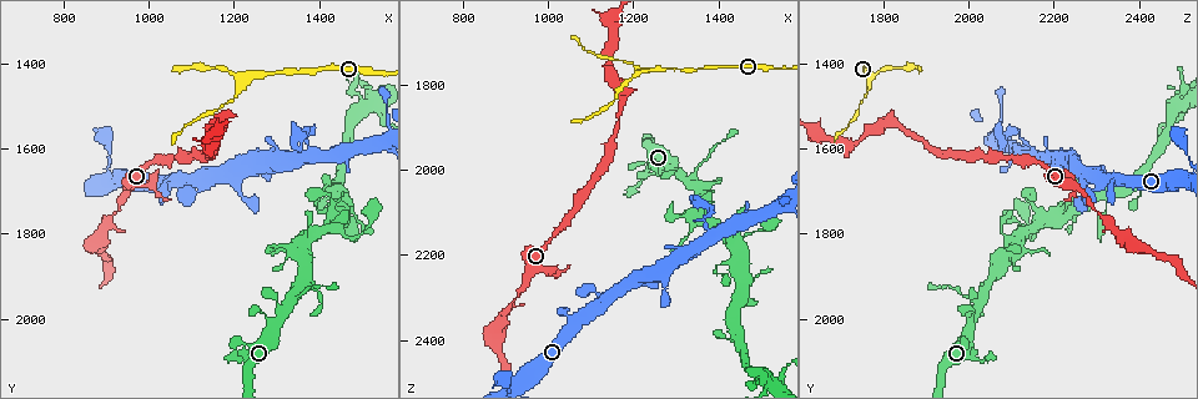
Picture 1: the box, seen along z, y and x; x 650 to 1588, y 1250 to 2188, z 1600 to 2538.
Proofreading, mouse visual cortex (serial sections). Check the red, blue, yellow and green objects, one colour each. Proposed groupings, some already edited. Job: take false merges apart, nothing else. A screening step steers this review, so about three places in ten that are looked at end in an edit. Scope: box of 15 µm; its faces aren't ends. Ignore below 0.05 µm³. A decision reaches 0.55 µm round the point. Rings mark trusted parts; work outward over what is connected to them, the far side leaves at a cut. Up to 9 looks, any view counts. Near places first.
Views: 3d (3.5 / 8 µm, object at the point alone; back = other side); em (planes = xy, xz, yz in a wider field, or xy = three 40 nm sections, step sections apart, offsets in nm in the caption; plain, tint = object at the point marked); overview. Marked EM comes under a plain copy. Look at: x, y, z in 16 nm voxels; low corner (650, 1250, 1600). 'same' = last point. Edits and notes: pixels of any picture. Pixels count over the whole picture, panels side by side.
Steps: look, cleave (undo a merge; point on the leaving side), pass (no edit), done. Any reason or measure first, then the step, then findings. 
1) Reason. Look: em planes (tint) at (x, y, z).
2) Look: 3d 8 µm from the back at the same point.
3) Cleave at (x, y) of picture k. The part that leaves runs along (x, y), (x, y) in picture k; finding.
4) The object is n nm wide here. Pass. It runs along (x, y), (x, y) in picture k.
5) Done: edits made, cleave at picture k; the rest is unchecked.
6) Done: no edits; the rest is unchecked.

Sharp bend. Look: 3d 3.5 µm at (1425, 1710, 2125).

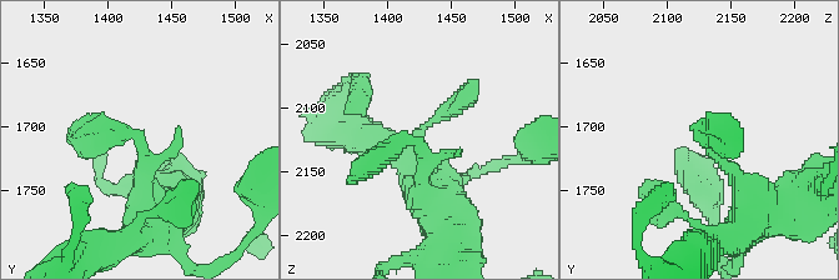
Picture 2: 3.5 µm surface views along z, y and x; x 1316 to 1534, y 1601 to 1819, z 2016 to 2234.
Shape alone is not enough. Look: em planes (tint) at (1422, 1708, 2128).

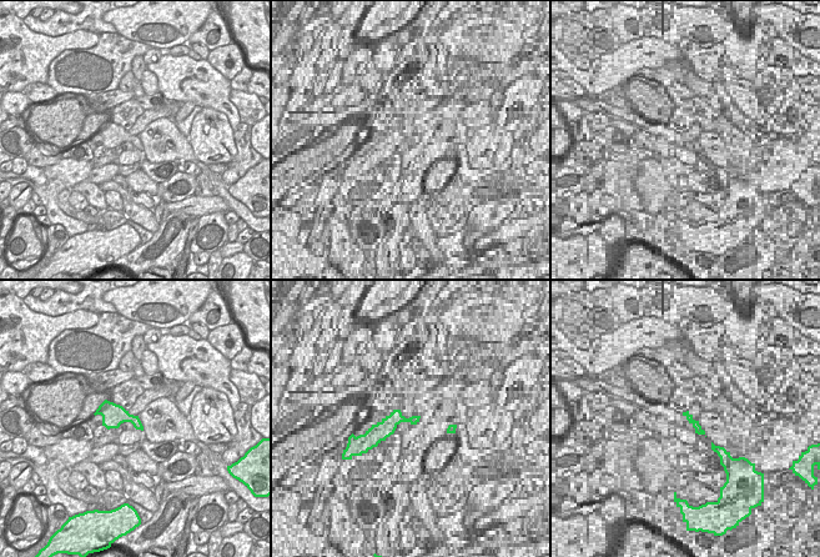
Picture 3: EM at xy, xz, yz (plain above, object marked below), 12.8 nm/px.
Pass. It runs along (155, 209), (132, 133), (71, 140) in picture 2; continuous, no second cell.

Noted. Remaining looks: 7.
Abrupt turn. Look: 3d 3.5 µm from the back at (1165, 1525, 1815).

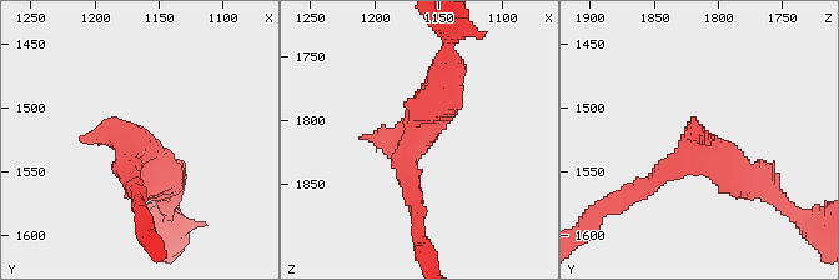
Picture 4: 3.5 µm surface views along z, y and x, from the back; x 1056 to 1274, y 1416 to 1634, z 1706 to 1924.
Need the tissue. Look: em planes (tint) at (1172, 1532, 1816).

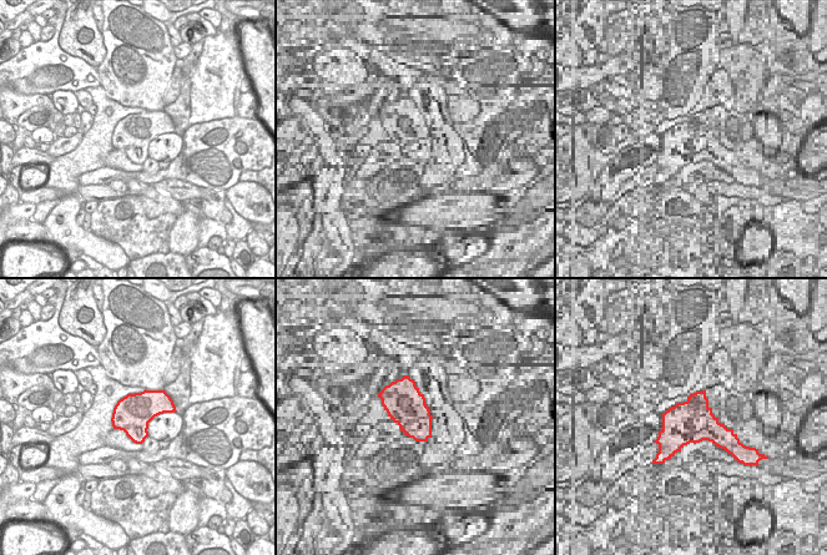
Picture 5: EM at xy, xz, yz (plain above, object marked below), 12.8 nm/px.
The object is 480 nm wide here. Pass. It runs along (416, 201), (405, 154), (442, 78) in picture 4; one cell here.

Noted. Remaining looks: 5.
Branch point. Look: 3d 3.5 µm at (1230, 1435, 1760).

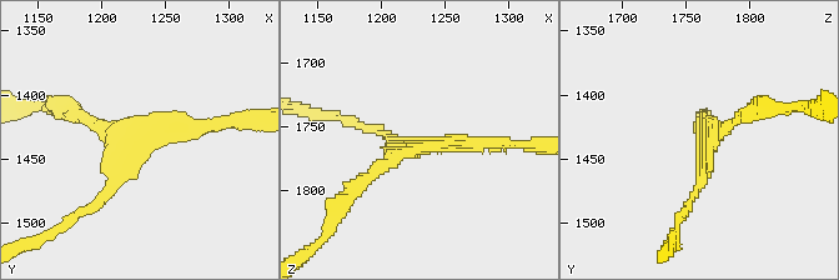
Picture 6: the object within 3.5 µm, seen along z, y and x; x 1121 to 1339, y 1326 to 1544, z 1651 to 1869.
3 arms meet here; the arms are 150, 150, 200 nm wide. Look: em xy step 2 (tint) at (1232, 1438, 1762).

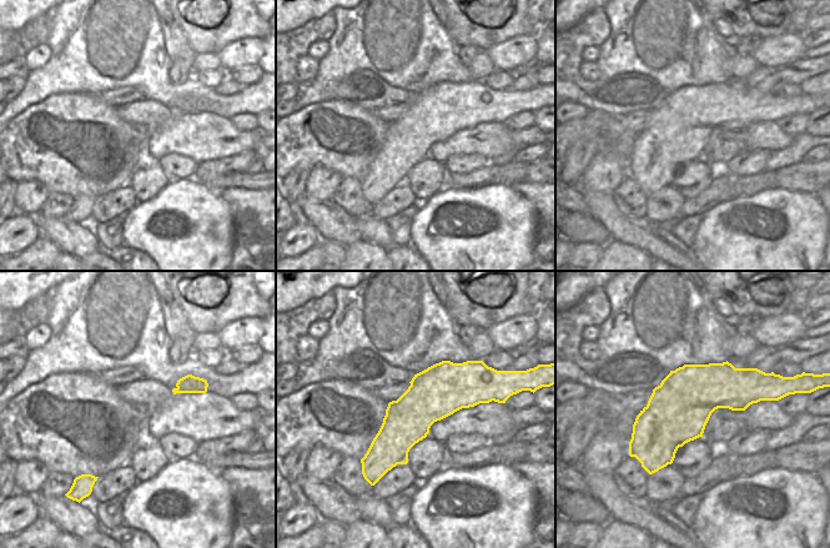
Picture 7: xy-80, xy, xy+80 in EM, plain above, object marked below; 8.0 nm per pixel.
Pass. It runs along (505, 144), (401, 150), (358, 186) in picture 6; continuous, no second cell.

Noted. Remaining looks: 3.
A narrow waist. Look: 3d 3.5 µm at (1220, 2100, 2025).

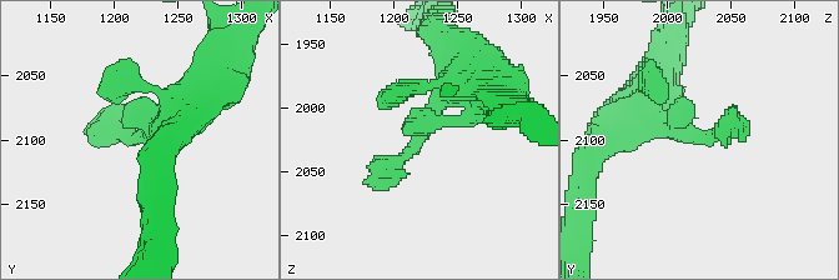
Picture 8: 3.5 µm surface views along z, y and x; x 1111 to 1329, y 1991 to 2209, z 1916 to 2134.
Now the EM. Look: em xy step 1 (tint) at (1220, 2098, 2024).

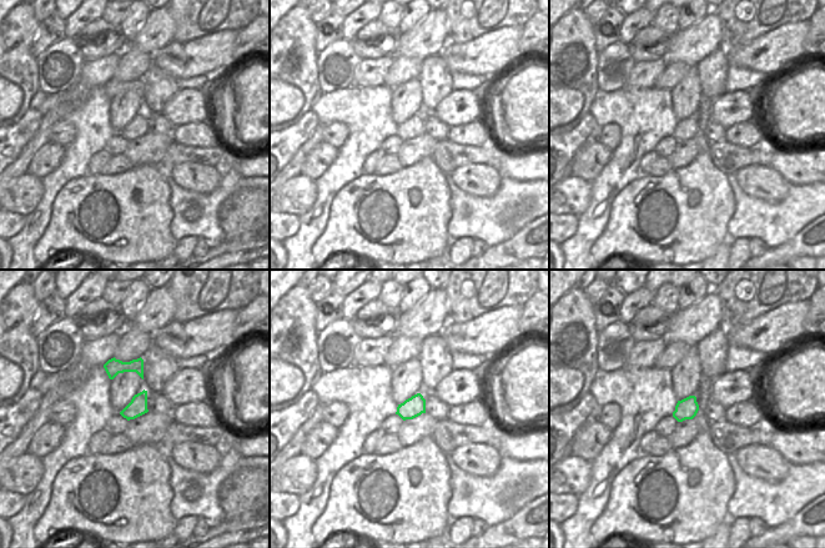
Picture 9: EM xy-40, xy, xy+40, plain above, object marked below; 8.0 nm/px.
Pass. Continuous, no second cell.

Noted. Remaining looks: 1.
Done: no edits; the rest is unchecked.

